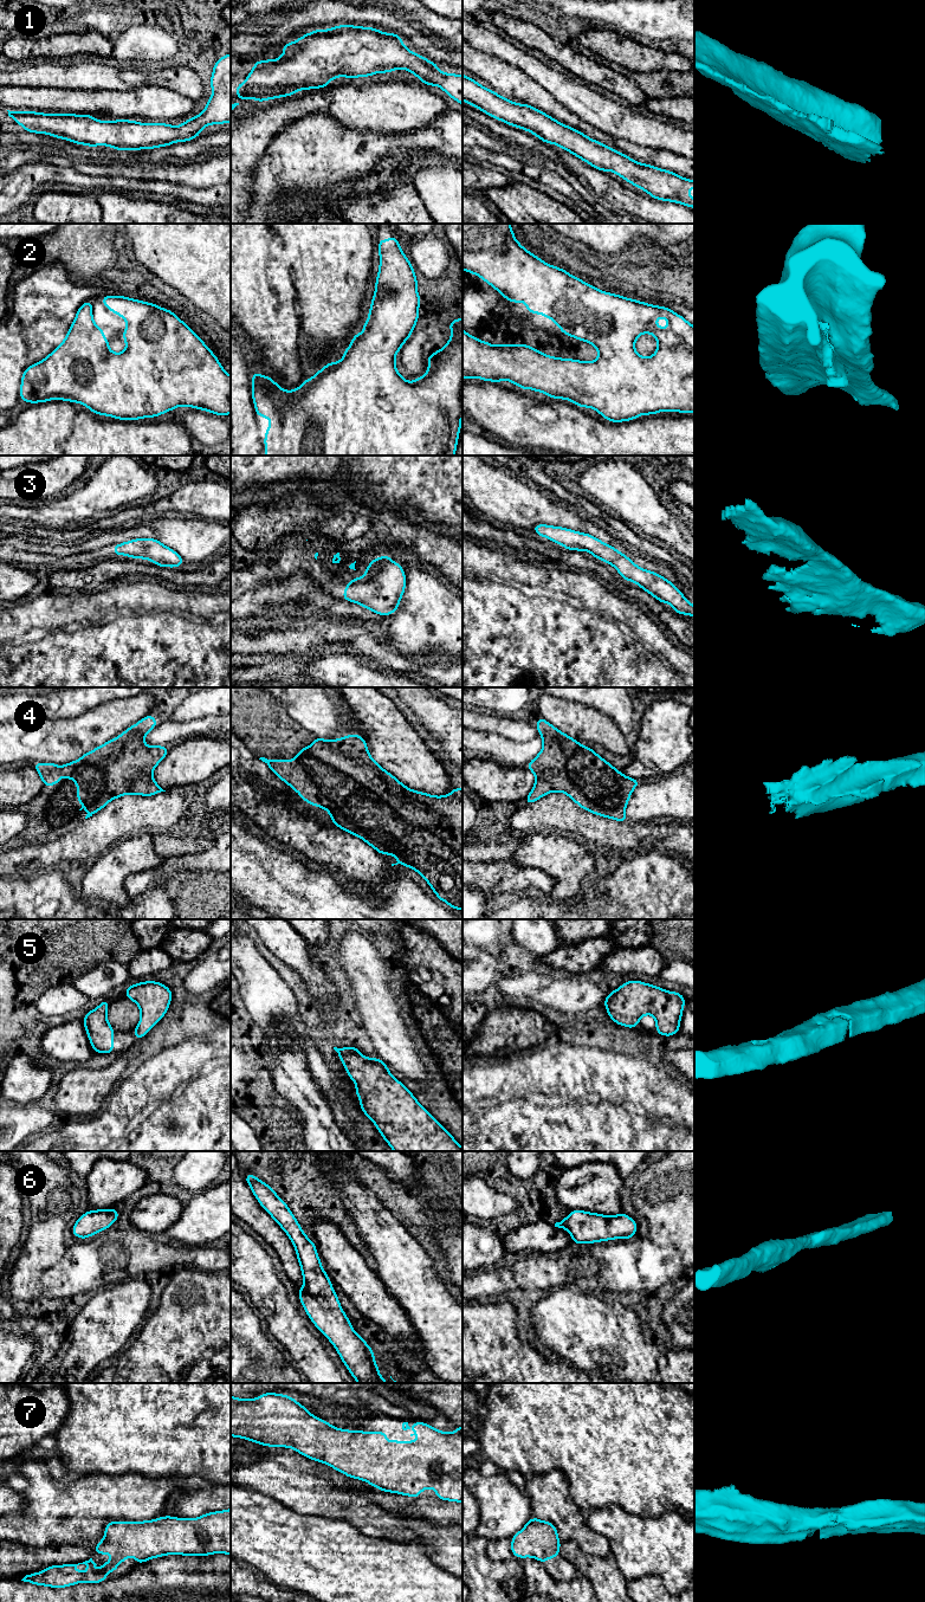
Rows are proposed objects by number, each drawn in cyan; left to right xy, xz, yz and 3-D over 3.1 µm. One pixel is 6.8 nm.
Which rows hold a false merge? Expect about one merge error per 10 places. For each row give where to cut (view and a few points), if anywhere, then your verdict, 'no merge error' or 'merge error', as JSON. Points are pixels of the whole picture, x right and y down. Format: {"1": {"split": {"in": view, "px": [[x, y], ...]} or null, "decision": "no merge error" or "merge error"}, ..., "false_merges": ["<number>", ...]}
{"1": {"split": null, "decision": "no merge error"}, "2": {"split": null, "decision": "no merge error"}, "3": {"split": null, "decision": "no merge error"}, "4": {"split": null, "decision": "no merge error"}, "5": {"split": null, "decision": "no merge error"}, "6": {"split": null, "decision": "no merge error"}, "7": {"split": null, "decision": "no merge error"}, "false_merges": []}

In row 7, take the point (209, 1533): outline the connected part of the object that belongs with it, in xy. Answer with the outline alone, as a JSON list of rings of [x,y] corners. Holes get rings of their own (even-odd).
[[[231,1509],[229,1510],[224,1510],[224,1511],[218,1511],[218,1512],[209,1512],[209,1513],[206,1513],[206,1514],[199,1517],[199,1518],[192,1518],[192,1519],[175,1518],[175,1517],[166,1516],[166,1517],[161,1517],[161,1518],[156,1518],[154,1520],[147,1520],[147,1522],[110,1522],[110,1523],[106,1523],[103,1540],[99,1542],[98,1544],[96,1544],[95,1548],[96,1548],[95,1555],[101,1555],[101,1553],[112,1553],[114,1555],[111,1561],[105,1562],[103,1565],[101,1565],[101,1569],[97,1570],[97,1571],[91,1569],[92,1567],[95,1567],[97,1564],[92,1561],[92,1558],[90,1558],[89,1561],[85,1561],[85,1562],[78,1563],[78,1564],[51,1565],[51,1567],[44,1569],[43,1571],[40,1571],[38,1574],[26,1575],[21,1581],[30,1582],[30,1583],[37,1584],[37,1585],[47,1585],[47,1587],[51,1587],[51,1588],[64,1588],[64,1587],[70,1587],[70,1585],[73,1585],[73,1584],[77,1584],[77,1583],[80,1583],[80,1582],[101,1583],[101,1582],[106,1580],[106,1574],[109,1571],[115,1574],[116,1569],[117,1569],[117,1565],[121,1564],[124,1559],[129,1558],[132,1553],[135,1555],[136,1564],[143,1563],[148,1559],[151,1559],[151,1558],[155,1558],[155,1557],[161,1557],[161,1556],[164,1556],[164,1555],[206,1556],[206,1555],[214,1555],[216,1552],[222,1552],[222,1553],[226,1553],[226,1555],[231,1555]],[[79,1564],[85,1564],[89,1568],[89,1570],[86,1572],[82,1572],[82,1574],[77,1572],[76,1567],[79,1565]]]

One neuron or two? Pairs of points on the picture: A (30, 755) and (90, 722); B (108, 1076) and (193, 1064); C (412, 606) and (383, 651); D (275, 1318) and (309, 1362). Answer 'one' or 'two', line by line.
A: one
B: two
C: two
D: one

